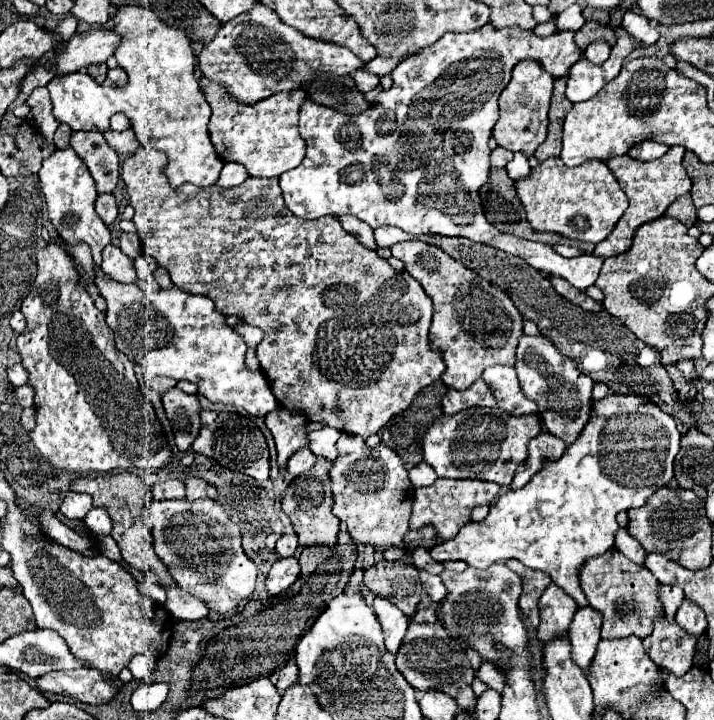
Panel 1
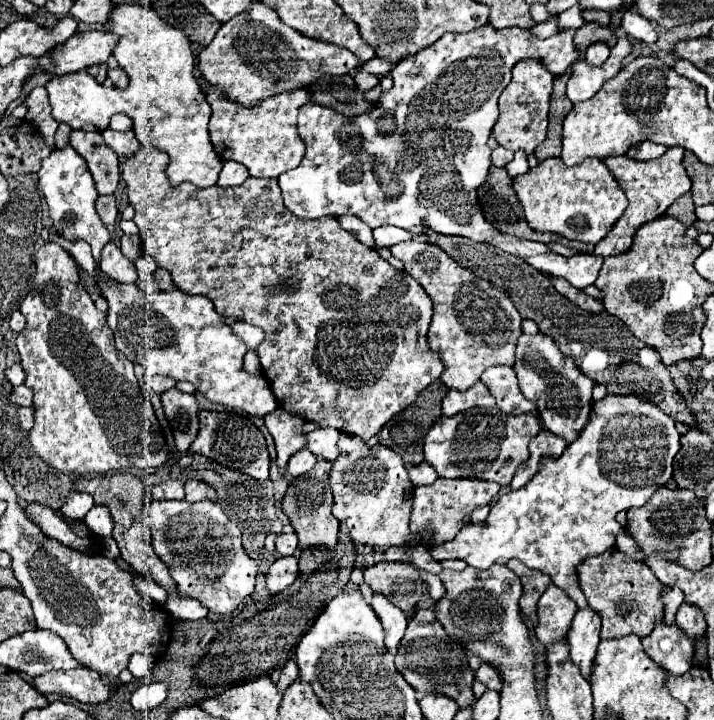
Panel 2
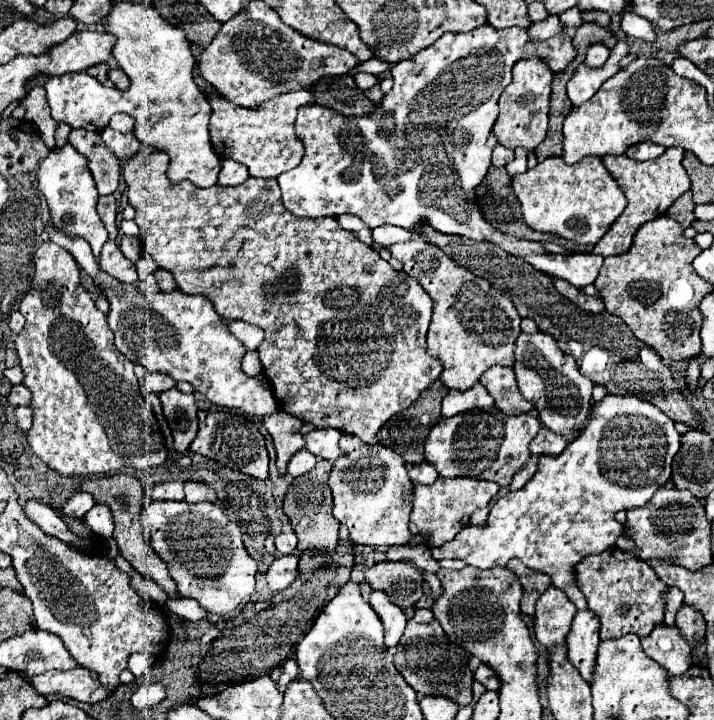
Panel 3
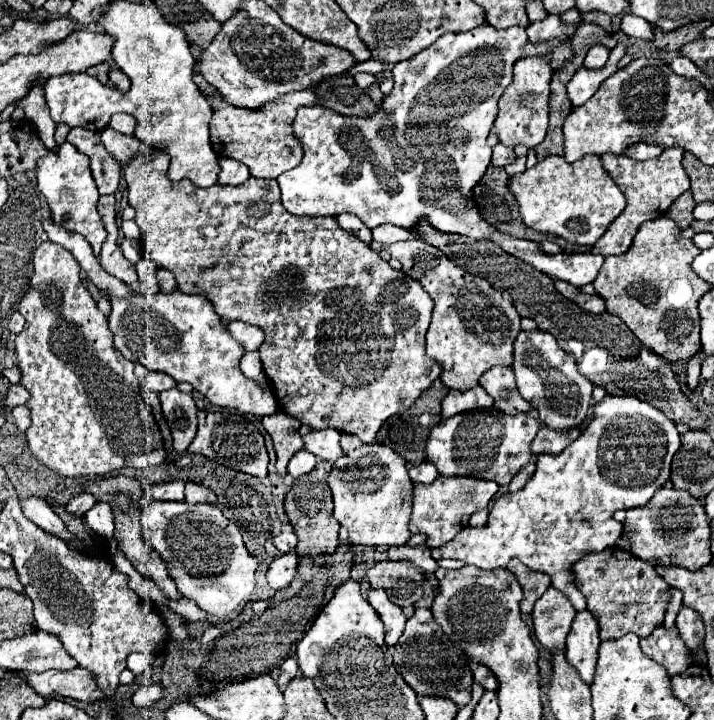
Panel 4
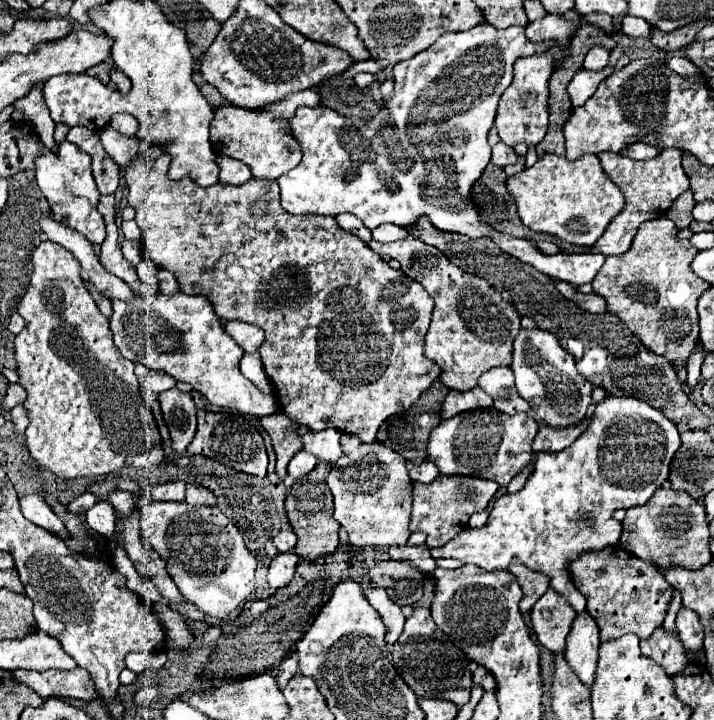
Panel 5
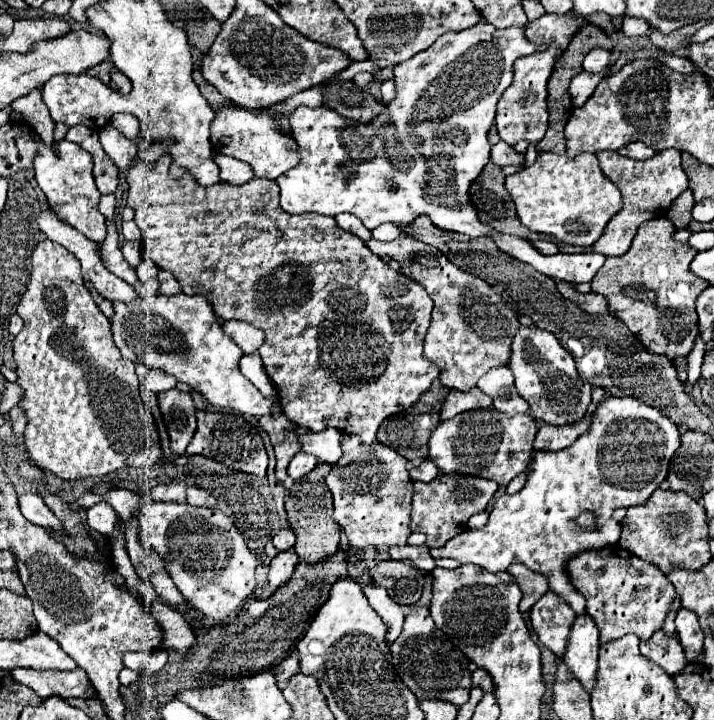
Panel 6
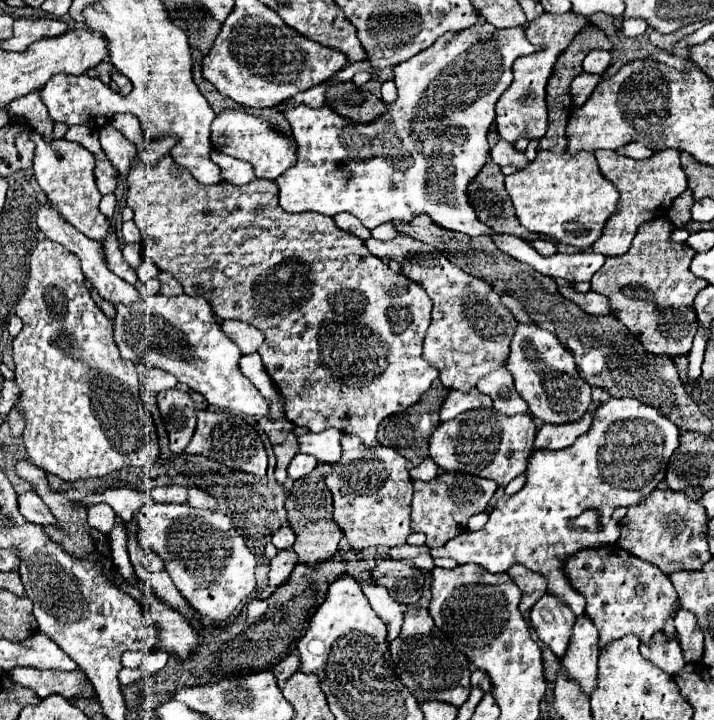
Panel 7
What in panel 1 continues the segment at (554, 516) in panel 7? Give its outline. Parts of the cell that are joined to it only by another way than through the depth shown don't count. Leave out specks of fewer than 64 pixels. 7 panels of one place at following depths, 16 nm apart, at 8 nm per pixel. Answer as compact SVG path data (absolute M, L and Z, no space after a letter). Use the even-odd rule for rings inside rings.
M610 392L602 400L592 402L592 420L584 426L578 440L564 452L554 464L544 464L544 468L520 490L510 490L490 506L488 516L482 522L468 522L460 532L436 546L436 532L432 528L408 530L404 536L406 554L410 556L414 548L430 550L436 562L462 560L474 568L488 568L492 564L504 564L512 558L520 560L524 566L542 570L550 574L554 584L560 584L580 608L588 606L586 596L580 588L580 568L588 558L604 554L614 546L614 536L618 532L616 514L630 508L640 508L660 486L666 486L674 476L674 458L680 450L680 432L676 420L662 412L656 404L644 400L640 394L614 394Z

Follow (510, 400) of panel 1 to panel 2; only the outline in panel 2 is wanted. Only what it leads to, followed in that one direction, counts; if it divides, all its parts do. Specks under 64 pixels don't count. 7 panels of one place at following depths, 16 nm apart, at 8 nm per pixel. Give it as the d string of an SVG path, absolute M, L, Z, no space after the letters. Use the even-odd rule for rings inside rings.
M492 366L482 374L484 384L496 398L496 404L506 414L530 414L538 412L536 404L532 400L526 400L518 388L518 378L514 368L510 366Z

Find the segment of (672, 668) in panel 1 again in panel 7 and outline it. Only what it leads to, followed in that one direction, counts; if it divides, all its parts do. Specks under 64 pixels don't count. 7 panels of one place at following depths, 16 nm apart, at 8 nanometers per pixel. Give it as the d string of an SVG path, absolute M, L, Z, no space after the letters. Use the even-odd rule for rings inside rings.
M656 632L656 636L648 644L642 642L640 652L644 654L644 658L652 660L652 664L662 668L670 676L674 676L686 666L680 642L676 638L668 638L664 632Z

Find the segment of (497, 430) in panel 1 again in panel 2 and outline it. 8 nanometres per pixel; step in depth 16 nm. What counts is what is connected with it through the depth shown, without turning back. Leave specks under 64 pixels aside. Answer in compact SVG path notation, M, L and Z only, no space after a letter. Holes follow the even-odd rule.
M470 408L456 416L440 416L424 438L424 460L442 478L478 478L510 486L516 468L528 460L528 442L540 432L534 414L510 416L498 408Z

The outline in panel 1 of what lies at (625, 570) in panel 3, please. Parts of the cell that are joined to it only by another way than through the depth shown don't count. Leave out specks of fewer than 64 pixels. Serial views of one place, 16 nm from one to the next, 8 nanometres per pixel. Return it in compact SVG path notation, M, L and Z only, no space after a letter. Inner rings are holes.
M610 548L602 556L590 558L580 572L580 584L588 604L604 616L602 638L646 638L652 632L654 618L662 614L662 604L658 600L660 582L648 568L636 566L616 548Z

